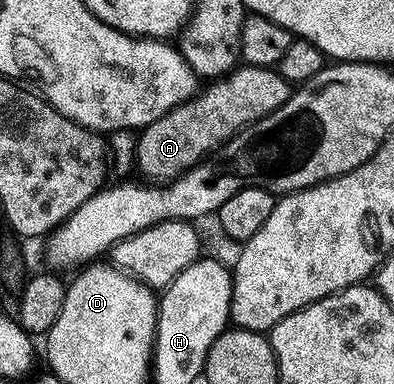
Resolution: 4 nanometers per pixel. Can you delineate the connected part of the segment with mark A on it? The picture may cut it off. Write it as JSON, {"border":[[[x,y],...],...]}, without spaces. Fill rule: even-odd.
{"border":[[[246,63],[232,69],[227,76],[212,80],[208,85],[211,85],[208,89],[206,87],[200,88],[191,100],[186,101],[184,105],[178,105],[173,111],[161,115],[161,119],[147,125],[138,134],[135,165],[147,176],[144,178],[148,182],[166,183],[177,177],[182,177],[184,171],[191,169],[198,161],[204,160],[208,155],[214,154],[215,150],[224,145],[229,138],[281,108],[293,92],[291,82],[279,74],[278,68],[266,69]]]}

